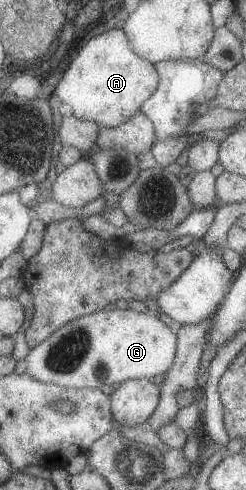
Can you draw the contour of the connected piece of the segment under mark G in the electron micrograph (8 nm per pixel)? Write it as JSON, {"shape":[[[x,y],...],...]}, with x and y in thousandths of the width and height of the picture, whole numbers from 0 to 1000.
{"shape":[[[533,629],[358,641],[232,671],[187,696],[114,716],[106,761],[154,778],[236,784],[272,792],[411,792],[415,786],[484,788],[508,778],[634,769],[683,761],[720,733],[728,688],[715,667],[683,667],[622,639],[553,637]]]}

